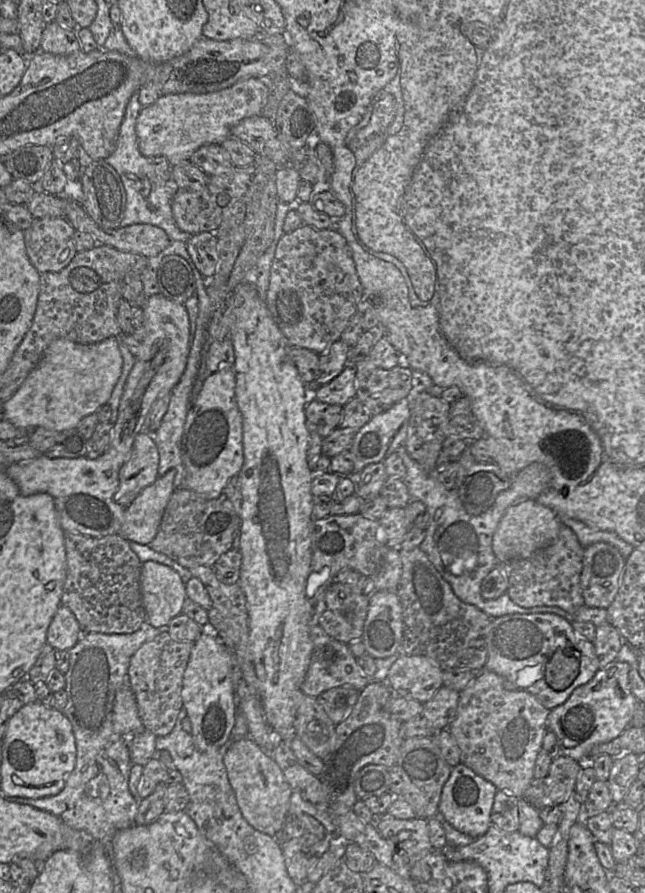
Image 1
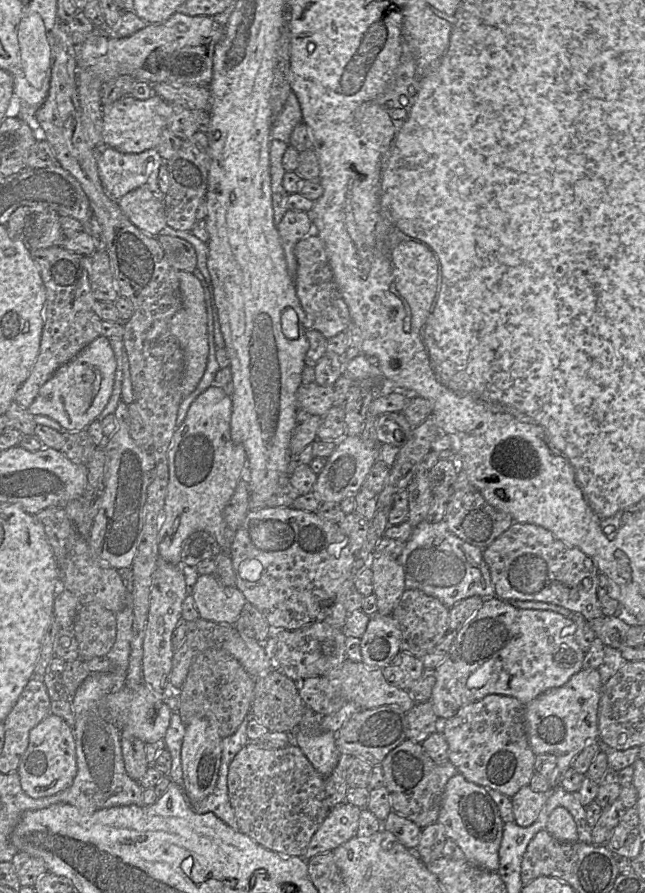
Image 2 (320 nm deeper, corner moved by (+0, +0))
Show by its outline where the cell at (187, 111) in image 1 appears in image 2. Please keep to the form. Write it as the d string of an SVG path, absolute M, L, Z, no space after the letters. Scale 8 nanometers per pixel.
M154 93L146 100L138 100L132 95L128 95L109 105L102 106L102 112L102 140L104 146L114 148L123 153L136 154L157 147L161 133L167 127L171 106Z

